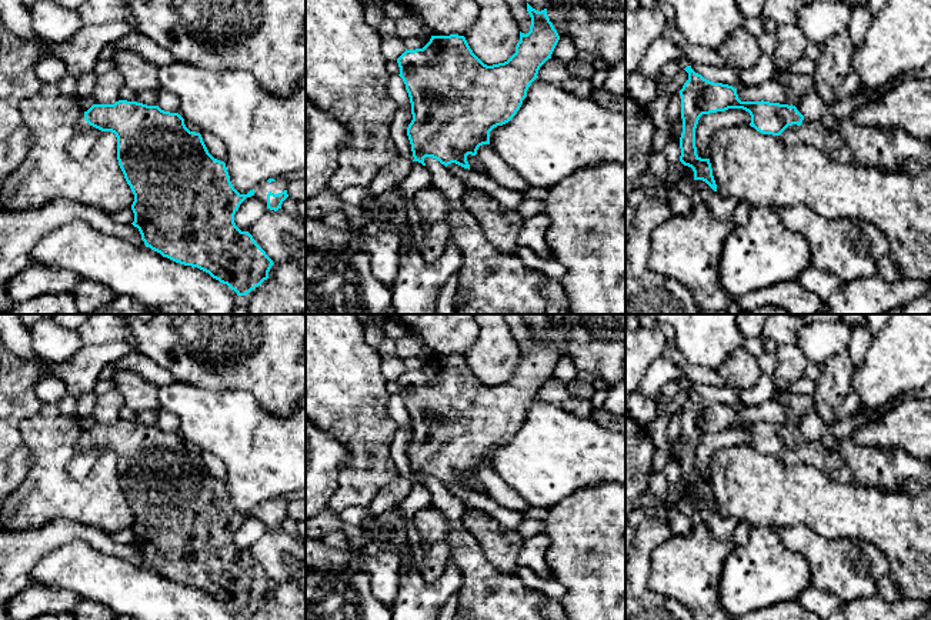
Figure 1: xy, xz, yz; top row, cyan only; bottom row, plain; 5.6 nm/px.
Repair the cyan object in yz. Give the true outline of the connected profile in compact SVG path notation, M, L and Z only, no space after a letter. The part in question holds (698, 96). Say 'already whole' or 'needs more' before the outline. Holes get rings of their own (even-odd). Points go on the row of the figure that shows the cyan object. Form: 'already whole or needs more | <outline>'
needs more | M691 66L684 69L688 80L680 90L683 133L680 137L680 161L694 171L694 180L705 181L714 191L717 184L710 159L701 159L695 147L695 129L703 114L743 109L750 113L751 123L763 134L778 136L785 146L808 144L838 163L854 161L854 154L837 130L827 129L817 120L805 119L795 106L770 101L741 101L737 89L714 83L695 73Z

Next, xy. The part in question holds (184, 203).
needs more | M119 100L114 104L93 104L84 111L67 143L70 157L83 160L104 131L111 131L117 137L119 166L134 194L131 224L139 229L146 247L176 263L208 273L213 279L227 284L237 296L248 294L268 279L273 260L248 231L241 231L234 223L236 211L247 197L254 196L254 189L247 194L240 194L230 181L226 163L208 153L201 134L190 131L178 113L127 100Z

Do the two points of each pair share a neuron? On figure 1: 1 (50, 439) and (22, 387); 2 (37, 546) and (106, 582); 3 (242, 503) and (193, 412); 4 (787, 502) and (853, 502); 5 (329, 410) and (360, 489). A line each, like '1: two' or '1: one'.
1: two
2: two
3: one
4: one
5: one

